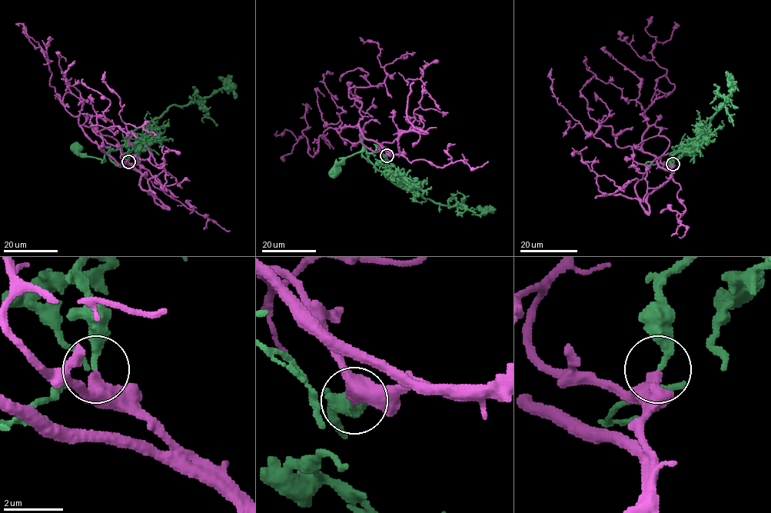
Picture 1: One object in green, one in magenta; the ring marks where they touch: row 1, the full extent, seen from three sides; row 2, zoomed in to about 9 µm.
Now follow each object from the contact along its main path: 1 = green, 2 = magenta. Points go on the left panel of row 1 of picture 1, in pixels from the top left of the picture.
1: (128, 161), (127, 153), (133, 148), (127, 144), (109, 150), (102, 162), (101, 159), (81, 156), (77, 148)
2: (128, 161), (121, 158), (116, 141), (81, 125), (61, 103), (41, 46), (19, 26)

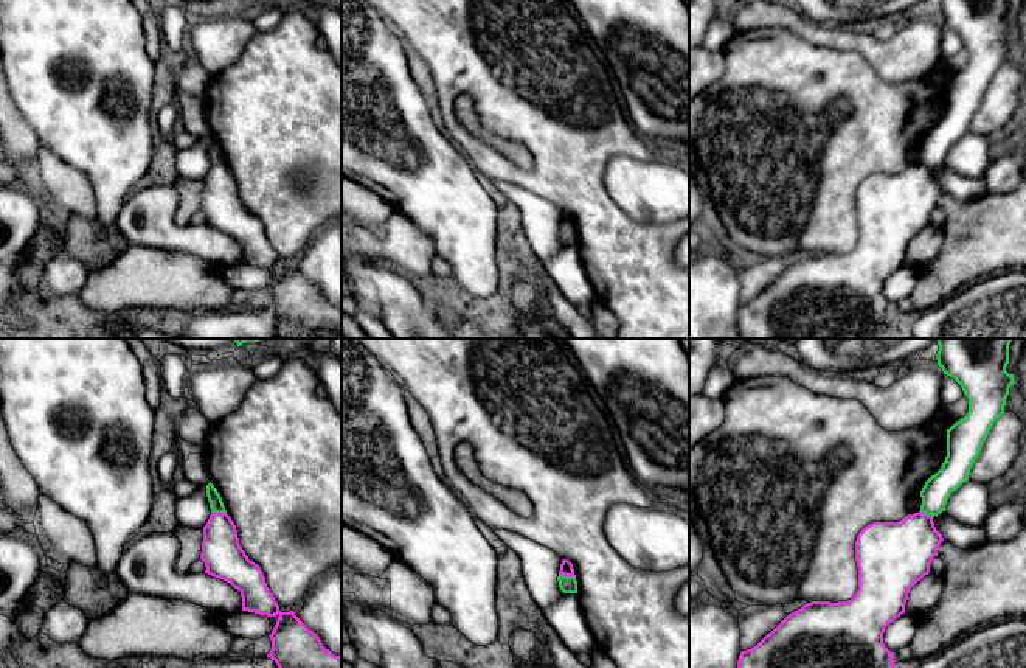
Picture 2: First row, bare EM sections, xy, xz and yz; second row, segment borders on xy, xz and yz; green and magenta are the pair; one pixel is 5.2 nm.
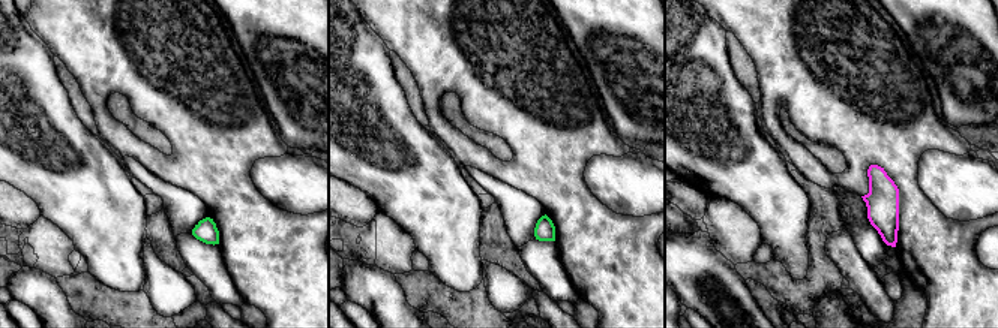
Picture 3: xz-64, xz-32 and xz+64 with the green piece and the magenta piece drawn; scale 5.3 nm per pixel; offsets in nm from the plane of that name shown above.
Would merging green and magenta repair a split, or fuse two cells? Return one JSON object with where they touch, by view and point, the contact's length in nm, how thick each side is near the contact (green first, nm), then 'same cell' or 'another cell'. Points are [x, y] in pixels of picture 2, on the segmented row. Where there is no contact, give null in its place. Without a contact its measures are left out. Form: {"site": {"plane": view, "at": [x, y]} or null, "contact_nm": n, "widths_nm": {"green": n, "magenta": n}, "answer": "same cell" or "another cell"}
{"site": {"plane": "xz", "at": [567, 577]}, "contact_nm": 90, "widths_nm": {"green": 90, "magenta": 70}, "answer": "another cell"}

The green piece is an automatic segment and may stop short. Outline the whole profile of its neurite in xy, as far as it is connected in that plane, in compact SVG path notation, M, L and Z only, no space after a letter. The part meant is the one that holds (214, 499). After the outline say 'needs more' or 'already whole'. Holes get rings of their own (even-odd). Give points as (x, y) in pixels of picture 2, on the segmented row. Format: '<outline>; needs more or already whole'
M211 482L206 485L206 497L210 502L211 513L227 513L222 497Z; already whole

